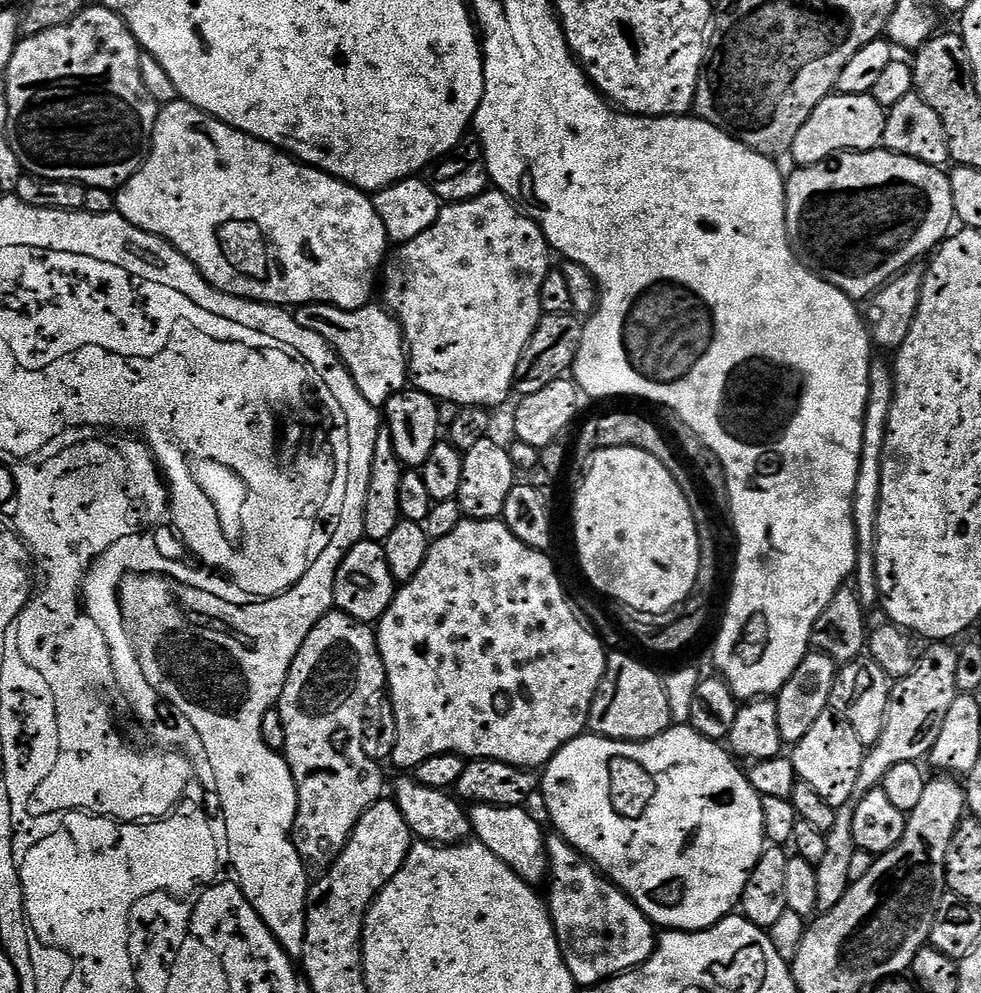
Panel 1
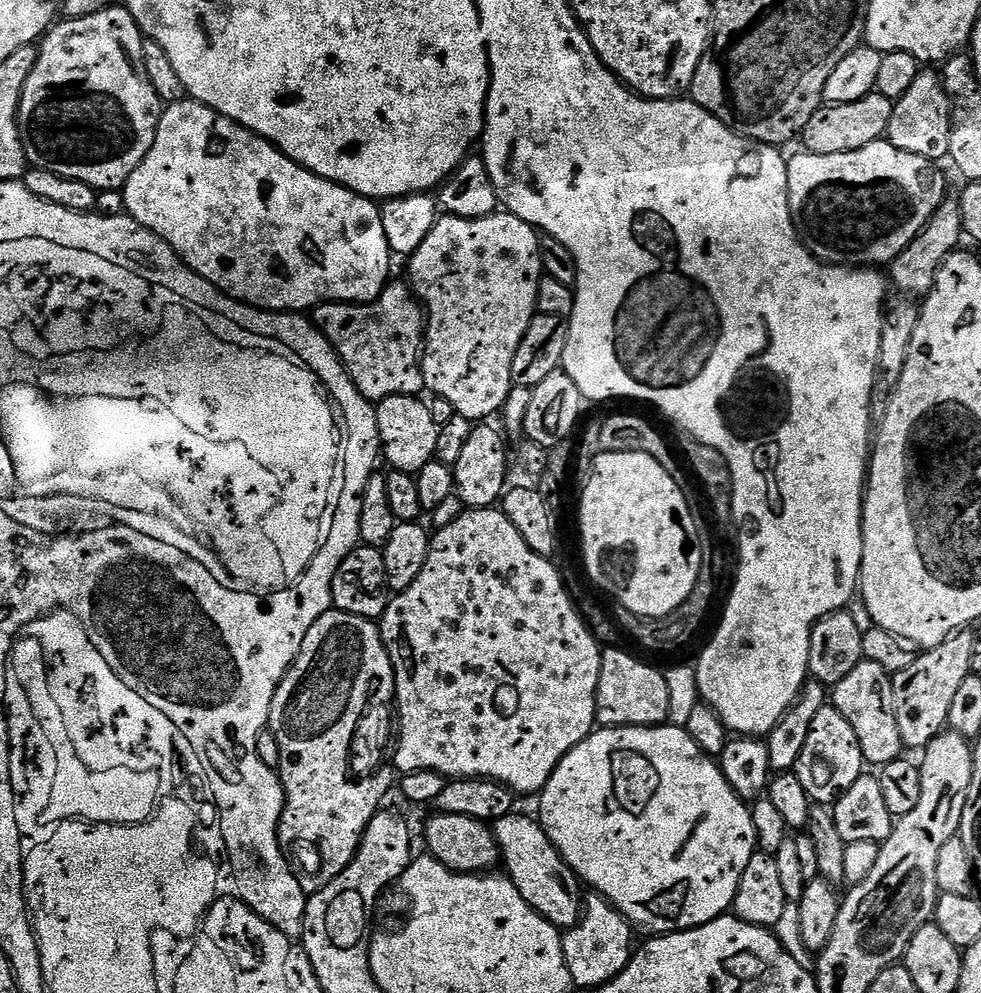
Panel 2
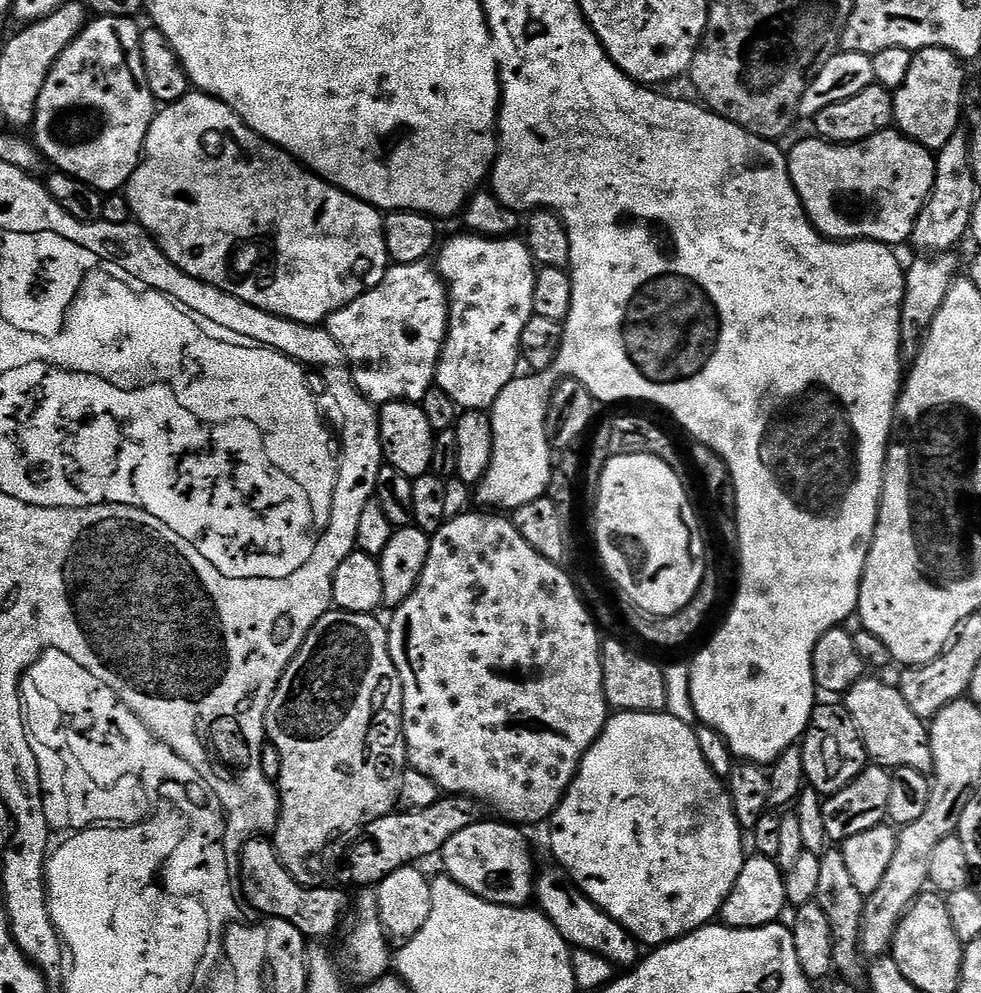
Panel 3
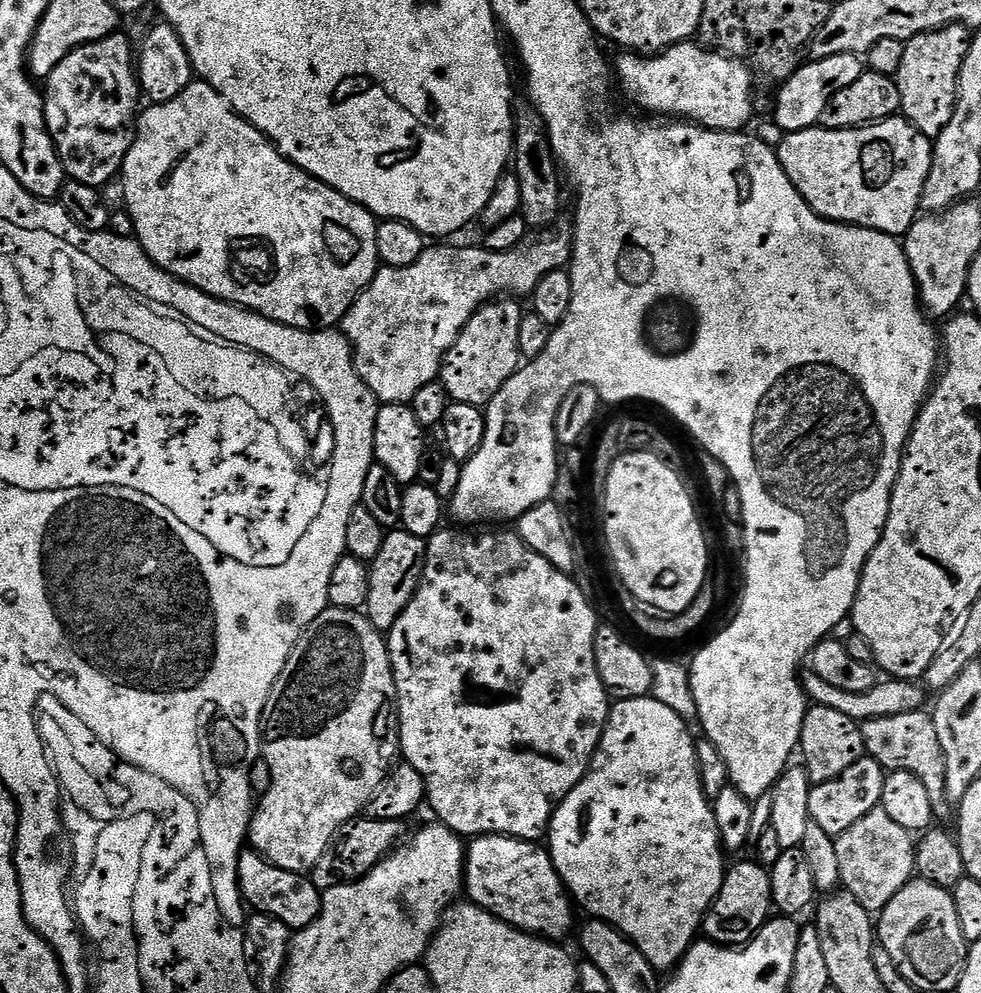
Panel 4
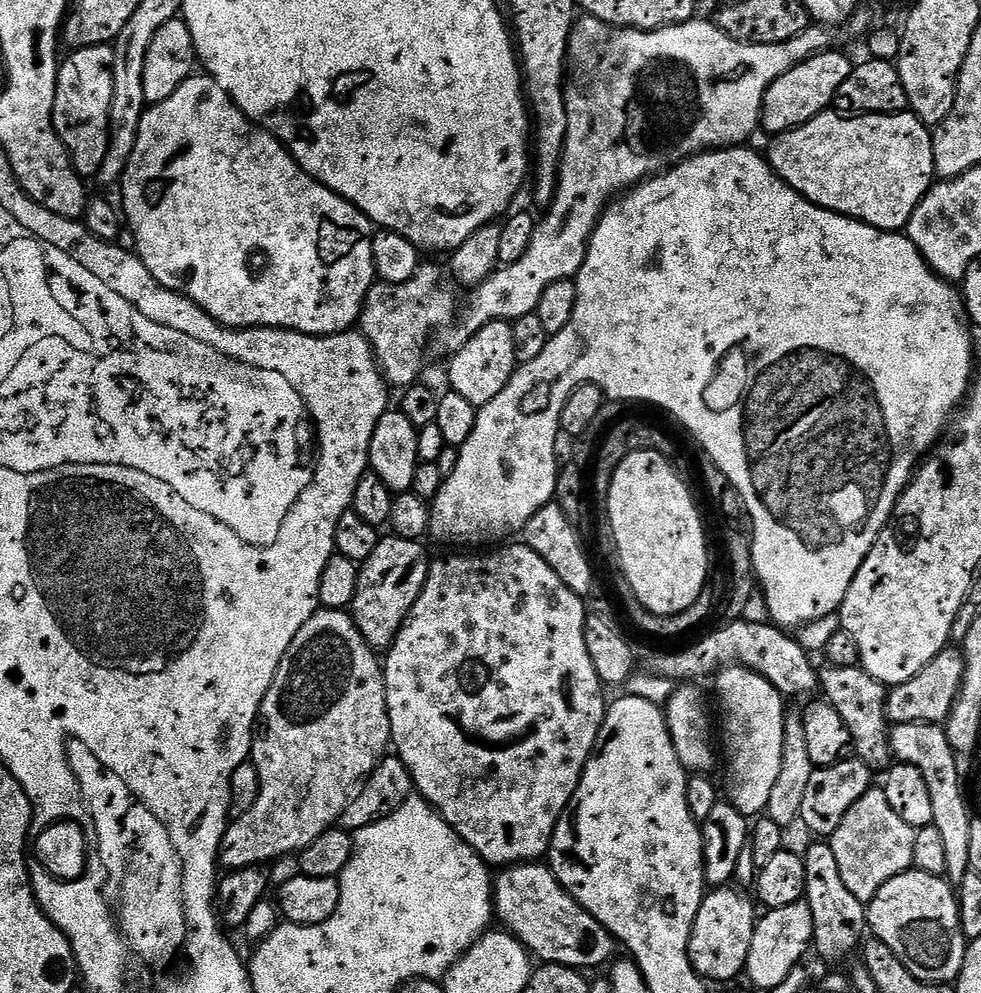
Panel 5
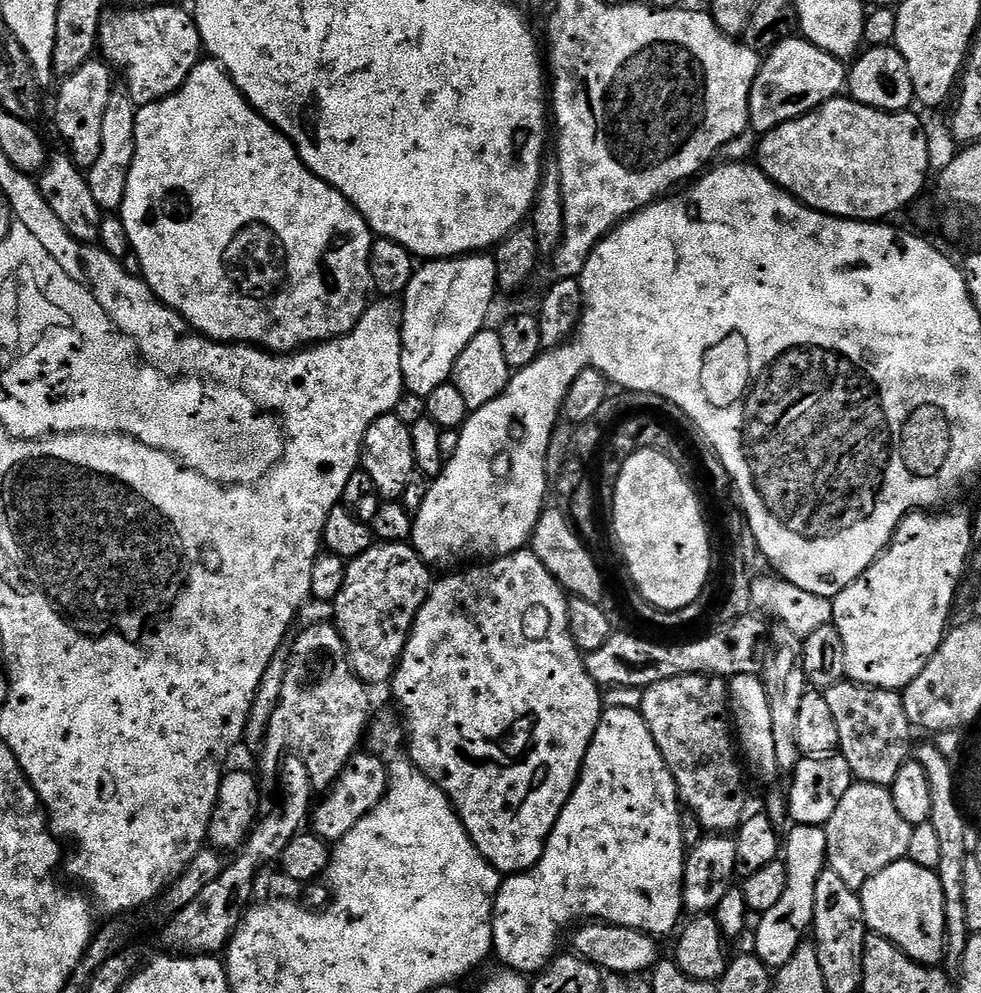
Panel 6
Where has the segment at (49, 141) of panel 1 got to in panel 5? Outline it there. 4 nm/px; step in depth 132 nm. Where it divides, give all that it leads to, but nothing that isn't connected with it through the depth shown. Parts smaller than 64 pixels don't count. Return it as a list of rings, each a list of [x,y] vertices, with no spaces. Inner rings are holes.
[[[90,44],[67,53],[56,73],[52,121],[58,138],[81,178],[95,177],[110,142],[110,102],[114,98],[112,44]]]

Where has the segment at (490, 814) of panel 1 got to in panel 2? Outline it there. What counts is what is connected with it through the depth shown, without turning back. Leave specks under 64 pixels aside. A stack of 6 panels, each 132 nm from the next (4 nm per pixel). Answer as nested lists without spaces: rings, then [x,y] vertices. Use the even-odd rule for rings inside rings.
[[[519,814],[503,816],[500,820],[495,821],[494,835],[496,845],[500,848],[503,871],[518,890],[518,894],[522,894],[522,898],[526,898],[528,905],[542,918],[550,921],[555,928],[561,930],[573,928],[579,922],[586,903],[585,893],[580,893],[582,881],[576,875],[575,870],[562,858],[562,854],[554,846],[554,842],[550,842],[550,838],[541,826],[539,819],[532,817],[531,820],[530,817],[519,816]]]

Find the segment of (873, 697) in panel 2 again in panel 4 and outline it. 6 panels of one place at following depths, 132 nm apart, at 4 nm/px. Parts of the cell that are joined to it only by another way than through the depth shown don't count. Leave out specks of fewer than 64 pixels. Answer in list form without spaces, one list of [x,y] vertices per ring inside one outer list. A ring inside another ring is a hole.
[[[927,711],[865,720],[860,724],[860,729],[867,755],[873,756],[886,770],[913,772],[922,786],[926,786],[930,793],[932,814],[937,821],[944,822],[951,812],[953,815],[954,808],[946,794],[946,762],[942,754],[942,742],[938,742],[938,730],[934,730],[934,722]]]

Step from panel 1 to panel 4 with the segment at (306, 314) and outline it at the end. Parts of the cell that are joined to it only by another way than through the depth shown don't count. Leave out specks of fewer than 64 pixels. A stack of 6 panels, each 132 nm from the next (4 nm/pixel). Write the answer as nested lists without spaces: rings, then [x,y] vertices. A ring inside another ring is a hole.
[[[560,218],[555,224],[528,235],[514,246],[514,250],[492,252],[490,249],[451,248],[451,243],[440,242],[437,248],[425,247],[422,258],[405,268],[377,267],[376,277],[346,310],[342,321],[342,331],[352,347],[352,361],[356,363],[356,373],[366,382],[366,386],[376,396],[380,404],[411,405],[414,394],[422,386],[437,383],[440,369],[444,366],[444,355],[458,342],[462,330],[470,318],[485,304],[497,298],[531,297],[532,291],[546,278],[546,274],[559,272],[569,267],[572,258],[574,224],[571,219]]]

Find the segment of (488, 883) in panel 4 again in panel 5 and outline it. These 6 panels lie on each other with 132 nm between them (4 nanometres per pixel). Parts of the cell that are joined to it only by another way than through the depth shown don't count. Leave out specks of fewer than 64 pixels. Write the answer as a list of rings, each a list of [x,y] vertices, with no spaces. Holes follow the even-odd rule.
[[[525,862],[503,869],[492,886],[494,916],[537,961],[567,968],[600,968],[617,955],[617,941],[571,894],[544,862]]]

